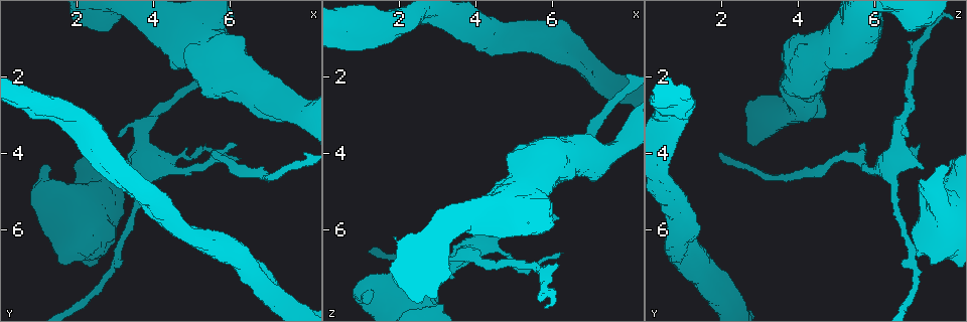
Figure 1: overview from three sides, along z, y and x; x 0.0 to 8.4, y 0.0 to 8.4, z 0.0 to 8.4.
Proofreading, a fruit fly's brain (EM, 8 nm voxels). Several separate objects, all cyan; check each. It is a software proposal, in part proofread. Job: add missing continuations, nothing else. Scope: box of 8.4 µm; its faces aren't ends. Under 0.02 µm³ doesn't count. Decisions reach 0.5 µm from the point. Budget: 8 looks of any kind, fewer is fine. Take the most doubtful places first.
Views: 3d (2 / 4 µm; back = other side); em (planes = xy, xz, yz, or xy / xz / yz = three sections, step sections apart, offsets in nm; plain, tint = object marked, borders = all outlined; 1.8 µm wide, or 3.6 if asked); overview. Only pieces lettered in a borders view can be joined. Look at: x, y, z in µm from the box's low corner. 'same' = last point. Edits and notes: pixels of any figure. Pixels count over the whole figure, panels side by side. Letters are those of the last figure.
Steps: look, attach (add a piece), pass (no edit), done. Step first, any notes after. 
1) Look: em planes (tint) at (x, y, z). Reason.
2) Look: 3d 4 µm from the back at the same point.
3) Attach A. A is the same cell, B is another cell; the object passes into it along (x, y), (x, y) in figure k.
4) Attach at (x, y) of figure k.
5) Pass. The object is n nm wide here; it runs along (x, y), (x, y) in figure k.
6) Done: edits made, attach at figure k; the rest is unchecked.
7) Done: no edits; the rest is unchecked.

Look: em xz step 4 (tint) at (7.90, 4.00, 1.95). Long arm stops here.

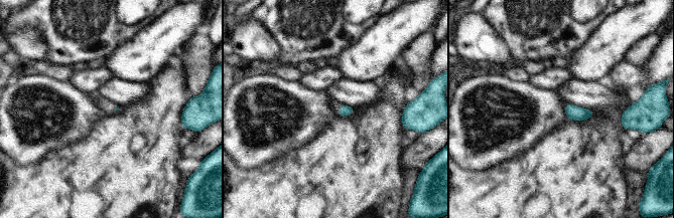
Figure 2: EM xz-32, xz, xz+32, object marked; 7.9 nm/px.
Look: em planes (borders) at the same point.

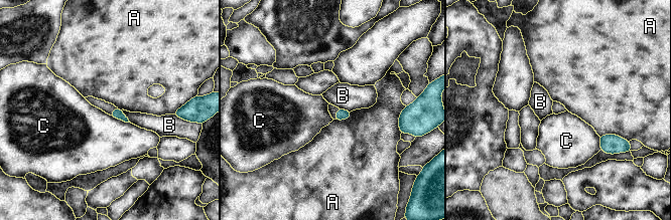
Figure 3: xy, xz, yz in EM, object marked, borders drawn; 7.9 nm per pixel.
Pass. A, B and C are other cells; none of them fits.

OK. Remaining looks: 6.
Look: 3d 4 µm from the back at (1.20, 4.35, 7.90).

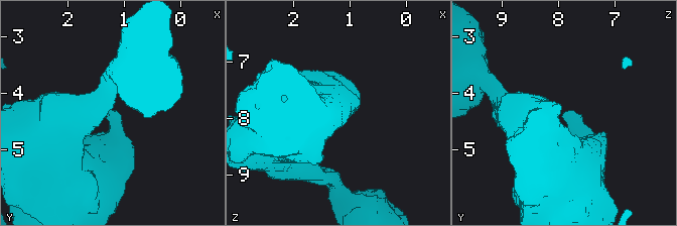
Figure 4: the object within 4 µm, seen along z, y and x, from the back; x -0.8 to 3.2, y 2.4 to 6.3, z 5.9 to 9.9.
Look: em planes (borders) at (1.20, 4.40, 7.95). Shape alone is not enough.

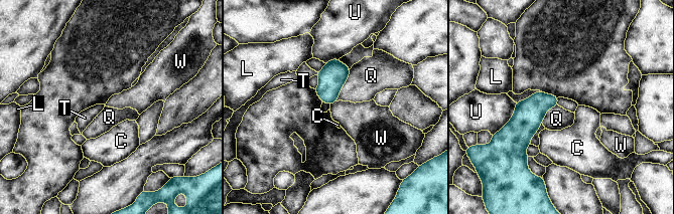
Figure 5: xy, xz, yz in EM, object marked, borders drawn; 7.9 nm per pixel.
Pass. C, L, Q, T, U and W are other cells; a border runs along (557, 97), (558, 104) in figure 5; none of them fits.

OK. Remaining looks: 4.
Look: em planes (borders) at (3.15, 3.55, 6.75).

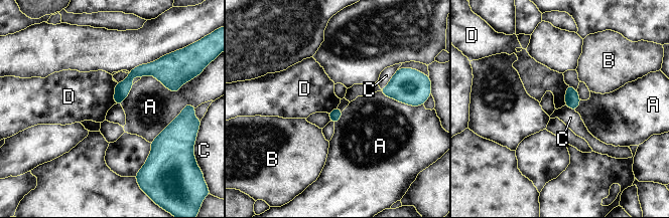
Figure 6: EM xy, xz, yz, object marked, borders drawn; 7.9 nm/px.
Pass. The longest contact is with A, 320 nm; A, B, C and D are other cells; it runs along (168, 84), (155, 71), (137, 71), (116, 97) in figure 6; no lettered piece goes on from it.

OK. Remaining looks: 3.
Look: em xz step 8 (tint) at (6.10, 3.75, 5.75). Free end.

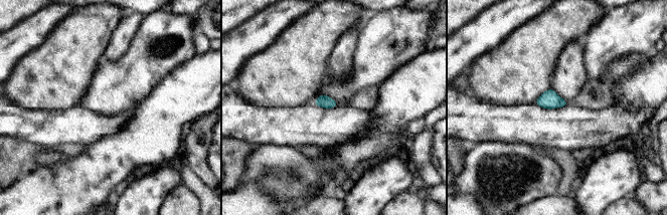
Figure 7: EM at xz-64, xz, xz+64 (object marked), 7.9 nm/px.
Look: em planes (borders) at the same point. Another direction.

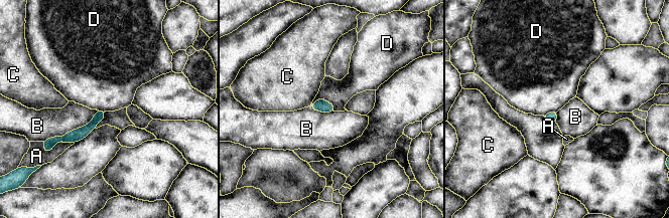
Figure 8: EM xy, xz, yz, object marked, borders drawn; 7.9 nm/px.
Pass. A, B, C and D are other cells; no lettered piece goes on from it.

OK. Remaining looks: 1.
Done: no edits; the rest is unchecked.

